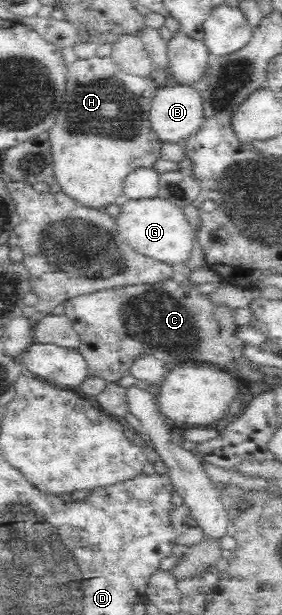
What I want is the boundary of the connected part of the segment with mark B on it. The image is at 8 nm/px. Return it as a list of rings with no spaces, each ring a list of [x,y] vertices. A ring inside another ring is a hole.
[[[159,87],[148,113],[149,126],[162,142],[184,144],[202,125],[202,96],[192,87]]]

